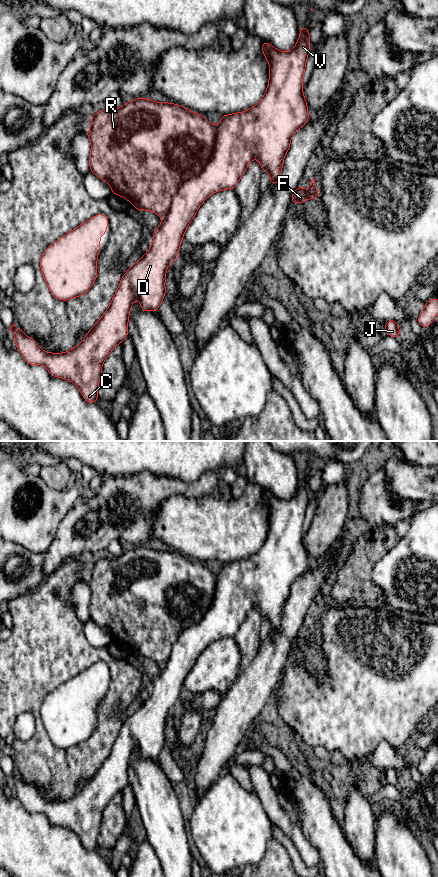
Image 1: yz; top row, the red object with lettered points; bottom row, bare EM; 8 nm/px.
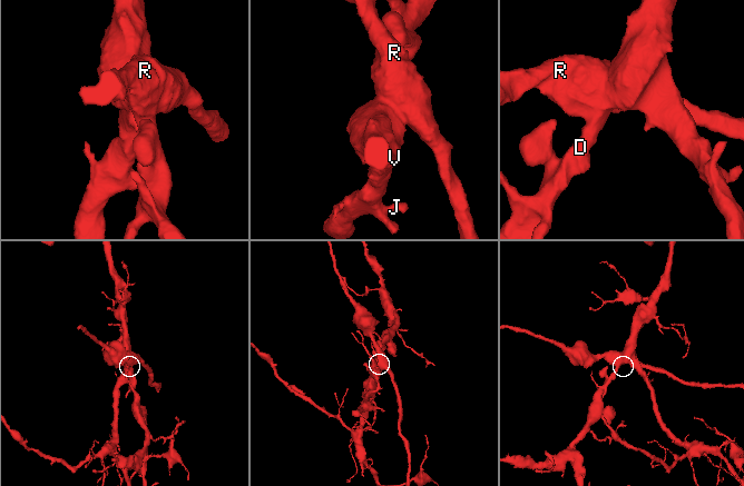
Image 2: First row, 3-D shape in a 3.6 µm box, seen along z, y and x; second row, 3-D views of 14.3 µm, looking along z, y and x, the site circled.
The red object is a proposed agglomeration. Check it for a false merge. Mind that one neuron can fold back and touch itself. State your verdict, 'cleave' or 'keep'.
cleave

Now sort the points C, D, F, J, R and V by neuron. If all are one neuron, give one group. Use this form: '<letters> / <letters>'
C D F J V / R

